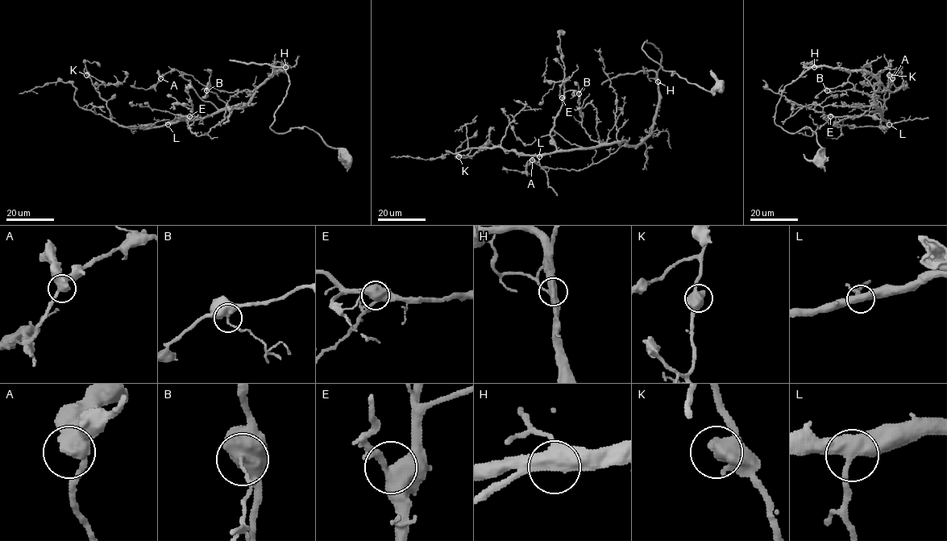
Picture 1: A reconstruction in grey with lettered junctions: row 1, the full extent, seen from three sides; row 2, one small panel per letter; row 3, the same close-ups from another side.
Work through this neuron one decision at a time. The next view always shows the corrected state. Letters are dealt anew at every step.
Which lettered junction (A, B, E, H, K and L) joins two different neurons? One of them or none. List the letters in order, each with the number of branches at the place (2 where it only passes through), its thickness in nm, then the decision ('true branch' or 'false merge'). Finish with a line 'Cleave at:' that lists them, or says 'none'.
A: 3 branches meet; 440 nm thick; true branch
B: 3 branches meet; 400 nm thick; true branch
E: 3 branches meet; 400 nm thick; true branch
H: 3 branches meet; 460 nm thick; true branch
K: 3 branches meet; 440 nm thick; true branch
L: 3 branches meet; 440 nm thick; true branch
Cleave at: none

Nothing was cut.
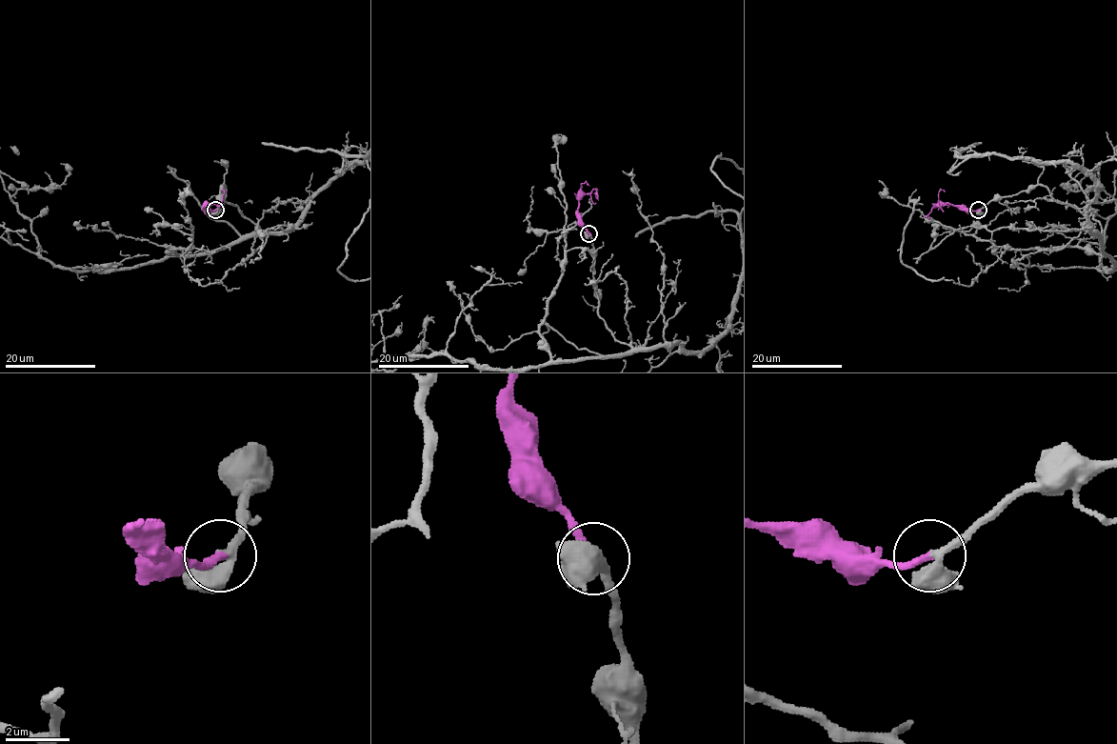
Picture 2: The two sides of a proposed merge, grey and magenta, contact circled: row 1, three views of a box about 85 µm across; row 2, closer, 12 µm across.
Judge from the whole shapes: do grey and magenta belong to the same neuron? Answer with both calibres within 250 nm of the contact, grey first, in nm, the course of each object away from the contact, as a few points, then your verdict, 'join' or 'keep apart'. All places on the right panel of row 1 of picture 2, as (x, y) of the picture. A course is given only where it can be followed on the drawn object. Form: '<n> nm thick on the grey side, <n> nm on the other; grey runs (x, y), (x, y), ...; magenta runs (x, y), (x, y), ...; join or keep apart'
320 nm thick on the grey side, 240 nm on the other; magenta runs (979, 210), (968, 211), (945, 203), (933, 205), (938, 203), (938, 191), (945, 191); join

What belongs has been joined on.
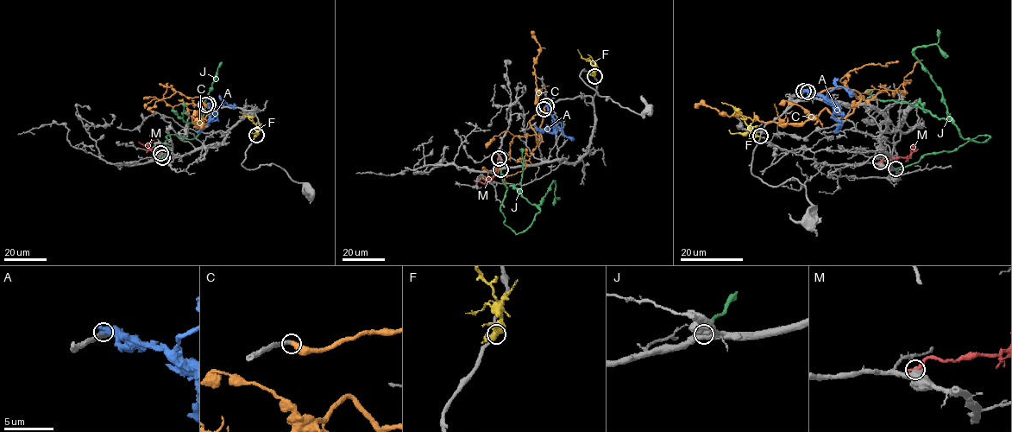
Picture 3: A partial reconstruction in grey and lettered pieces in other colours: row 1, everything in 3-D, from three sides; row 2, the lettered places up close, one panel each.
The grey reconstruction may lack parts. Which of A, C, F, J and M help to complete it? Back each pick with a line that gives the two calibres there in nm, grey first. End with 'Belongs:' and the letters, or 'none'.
C: 420 nm thick on the grey side, 480 nm on the other
Belongs: C

